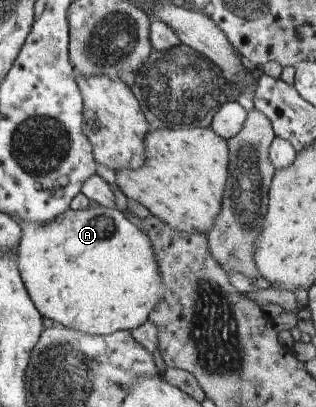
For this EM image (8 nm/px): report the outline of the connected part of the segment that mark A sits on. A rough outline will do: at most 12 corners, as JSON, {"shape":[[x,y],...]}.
{"shape":[[122,207],[24,222],[36,309],[107,336],[148,322],[163,274]]}

